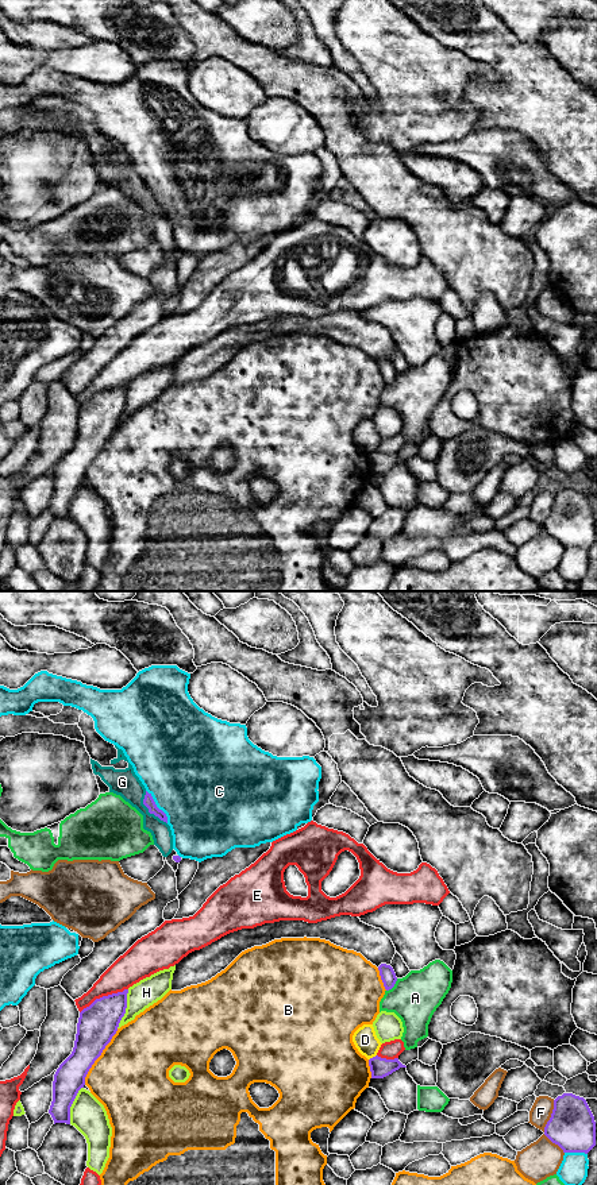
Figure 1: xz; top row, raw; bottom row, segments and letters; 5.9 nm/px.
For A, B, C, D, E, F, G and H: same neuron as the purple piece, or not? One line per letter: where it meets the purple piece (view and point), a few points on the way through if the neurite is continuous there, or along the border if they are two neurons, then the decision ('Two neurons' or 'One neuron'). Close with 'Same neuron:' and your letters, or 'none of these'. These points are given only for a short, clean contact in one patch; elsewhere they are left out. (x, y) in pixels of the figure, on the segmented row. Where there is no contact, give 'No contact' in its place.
A: Touches purple at xz (393, 985). Two neurons
B: Touches purple at xz (99, 1056). Two neurons
C: Touches purple at xz (156, 806). Two neurons
D: Touches purple at xz (373, 1057). Two neurons
E: Touches purple at xz (103, 996). Two neurons
F: Touches purple at xz (551, 1116). Two neurons
G: Touches purple at xz (149, 810). Boundary: xz (145, 791), (143, 805), (166, 823). Two neurons
H: Touches purple at xz (126, 1007). Two neurons
Same neuron: none of these

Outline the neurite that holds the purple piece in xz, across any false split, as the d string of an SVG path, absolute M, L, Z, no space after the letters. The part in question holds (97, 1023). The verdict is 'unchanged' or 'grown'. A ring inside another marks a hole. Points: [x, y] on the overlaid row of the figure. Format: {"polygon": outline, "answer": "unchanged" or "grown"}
{"polygon": "M124 989L103 996L80 1012L73 1051L54 1074L49 1109L54 1124L70 1124L70 1107L84 1088L89 1069L118 1031L126 1014L127 993L128 989Z", "answer": "unchanged"}

